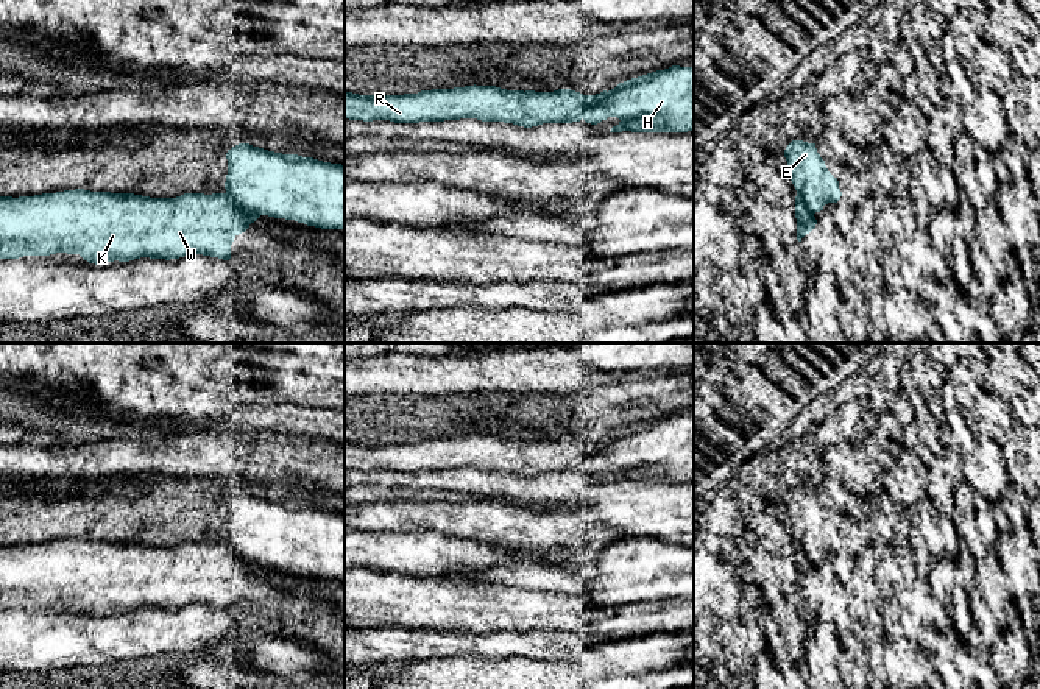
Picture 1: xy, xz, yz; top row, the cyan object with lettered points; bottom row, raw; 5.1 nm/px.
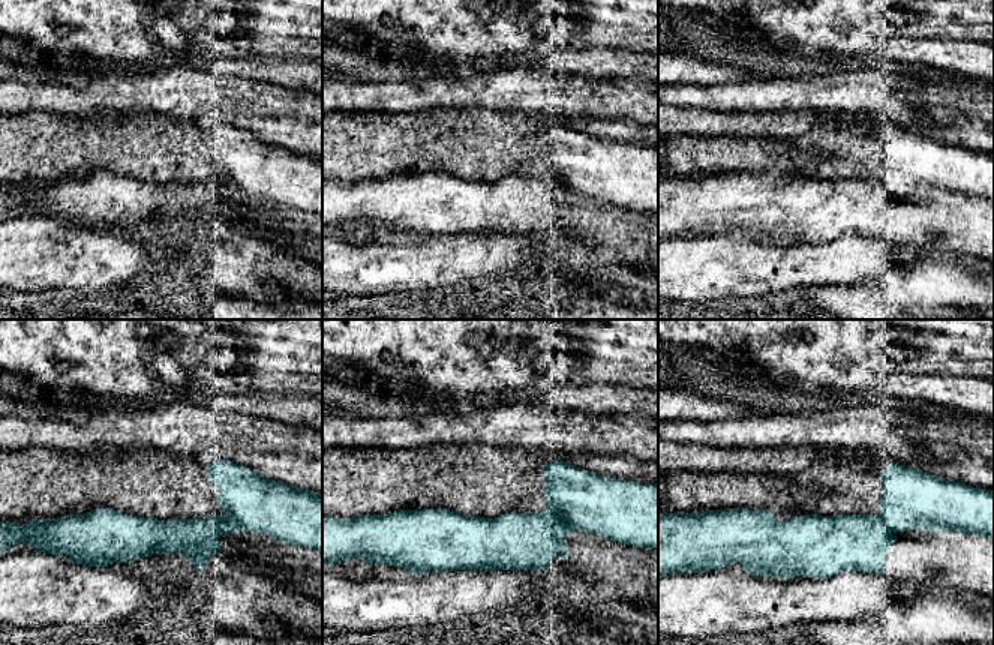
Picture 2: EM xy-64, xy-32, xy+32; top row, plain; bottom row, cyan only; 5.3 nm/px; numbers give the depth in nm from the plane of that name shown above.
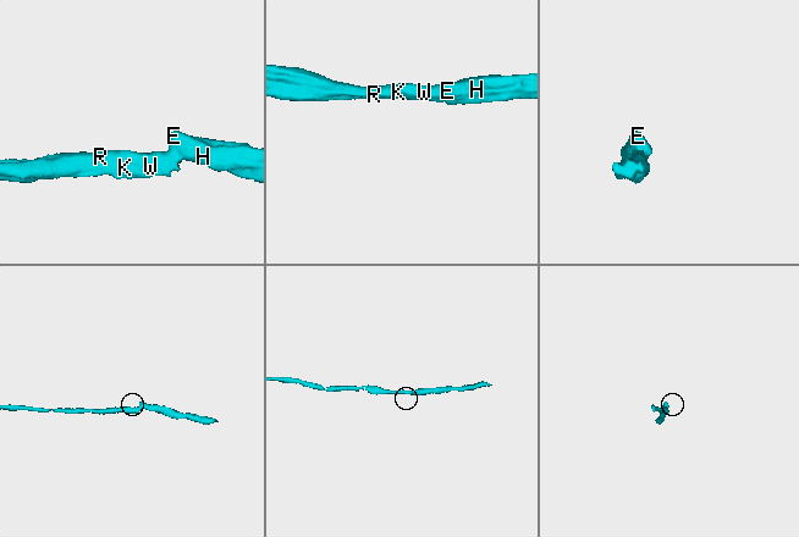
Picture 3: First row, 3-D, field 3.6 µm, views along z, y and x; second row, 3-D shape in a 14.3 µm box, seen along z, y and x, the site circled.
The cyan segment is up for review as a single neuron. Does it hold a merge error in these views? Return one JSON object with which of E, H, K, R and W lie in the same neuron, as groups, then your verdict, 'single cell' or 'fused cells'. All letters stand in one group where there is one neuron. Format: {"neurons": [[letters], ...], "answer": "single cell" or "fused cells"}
{"neurons": [["E", "H", "K", "R", "W"]], "answer": "single cell"}

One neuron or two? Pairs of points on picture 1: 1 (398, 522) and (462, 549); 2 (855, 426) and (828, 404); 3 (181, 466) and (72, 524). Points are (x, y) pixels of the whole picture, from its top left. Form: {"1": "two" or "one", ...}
{"1": "two", "2": "two", "3": "two"}

